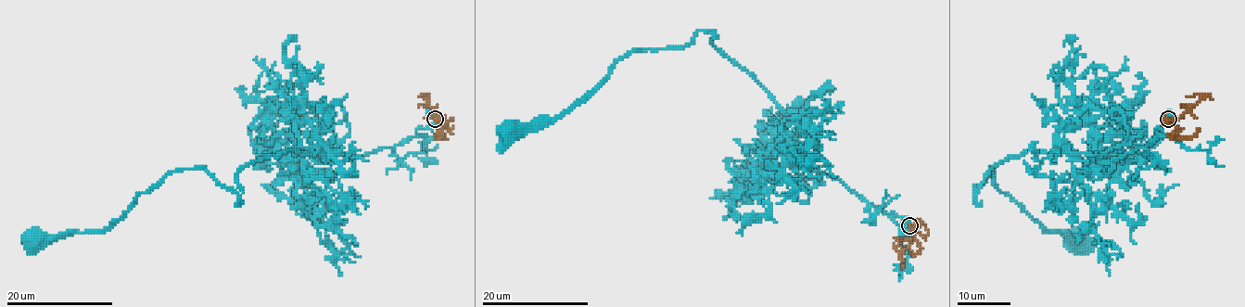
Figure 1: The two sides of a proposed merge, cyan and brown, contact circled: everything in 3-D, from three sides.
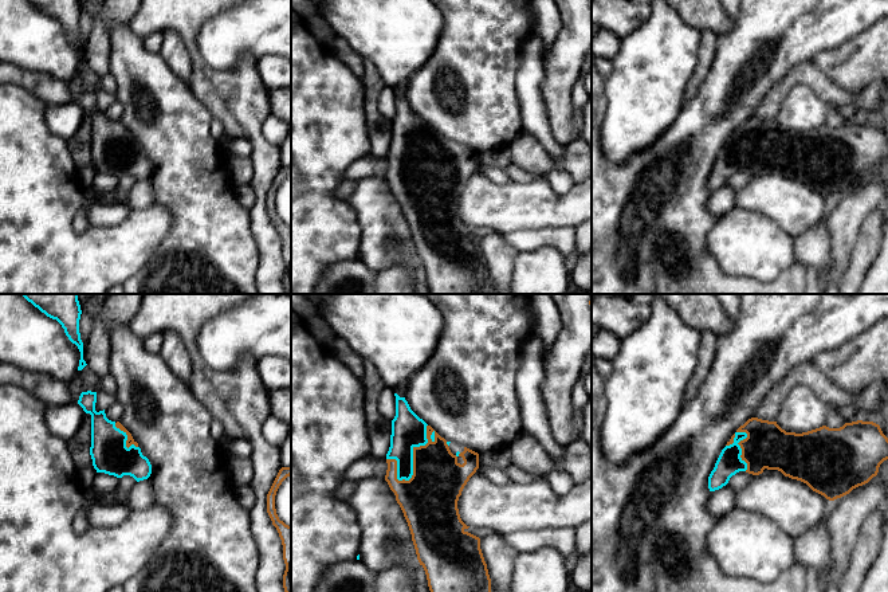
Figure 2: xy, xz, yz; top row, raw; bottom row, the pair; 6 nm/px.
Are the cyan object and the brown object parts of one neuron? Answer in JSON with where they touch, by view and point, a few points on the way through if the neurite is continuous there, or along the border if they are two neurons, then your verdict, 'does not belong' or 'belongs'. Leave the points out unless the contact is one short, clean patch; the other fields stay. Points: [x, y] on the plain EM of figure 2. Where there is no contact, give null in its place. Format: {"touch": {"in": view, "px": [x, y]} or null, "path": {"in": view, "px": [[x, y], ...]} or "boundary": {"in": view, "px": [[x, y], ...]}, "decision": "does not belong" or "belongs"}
{"touch": {"in": "xz", "px": [412, 153]}, "decision": "belongs"}

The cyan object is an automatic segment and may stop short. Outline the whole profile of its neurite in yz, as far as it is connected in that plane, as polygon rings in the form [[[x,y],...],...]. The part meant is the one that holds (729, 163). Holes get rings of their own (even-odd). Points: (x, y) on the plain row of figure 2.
[[[751,117],[736,129],[722,149],[708,176],[708,188],[710,191],[722,188],[739,170],[759,175],[767,168],[801,180],[826,199],[834,200],[868,183],[877,175],[880,164],[887,158],[888,137],[873,121],[857,119],[845,122],[840,128],[822,125],[795,133],[786,132],[777,121]]]

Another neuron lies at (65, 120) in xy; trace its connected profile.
[[[71,101],[64,105],[48,105],[44,119],[54,134],[67,141],[80,128],[85,114],[83,107],[78,102]]]

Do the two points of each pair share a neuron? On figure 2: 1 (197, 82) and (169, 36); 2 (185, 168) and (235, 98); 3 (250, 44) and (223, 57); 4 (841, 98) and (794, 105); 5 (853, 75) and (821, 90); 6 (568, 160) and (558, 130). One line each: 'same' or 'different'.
1: different
2: different
3: same
4: different
5: different
6: different

